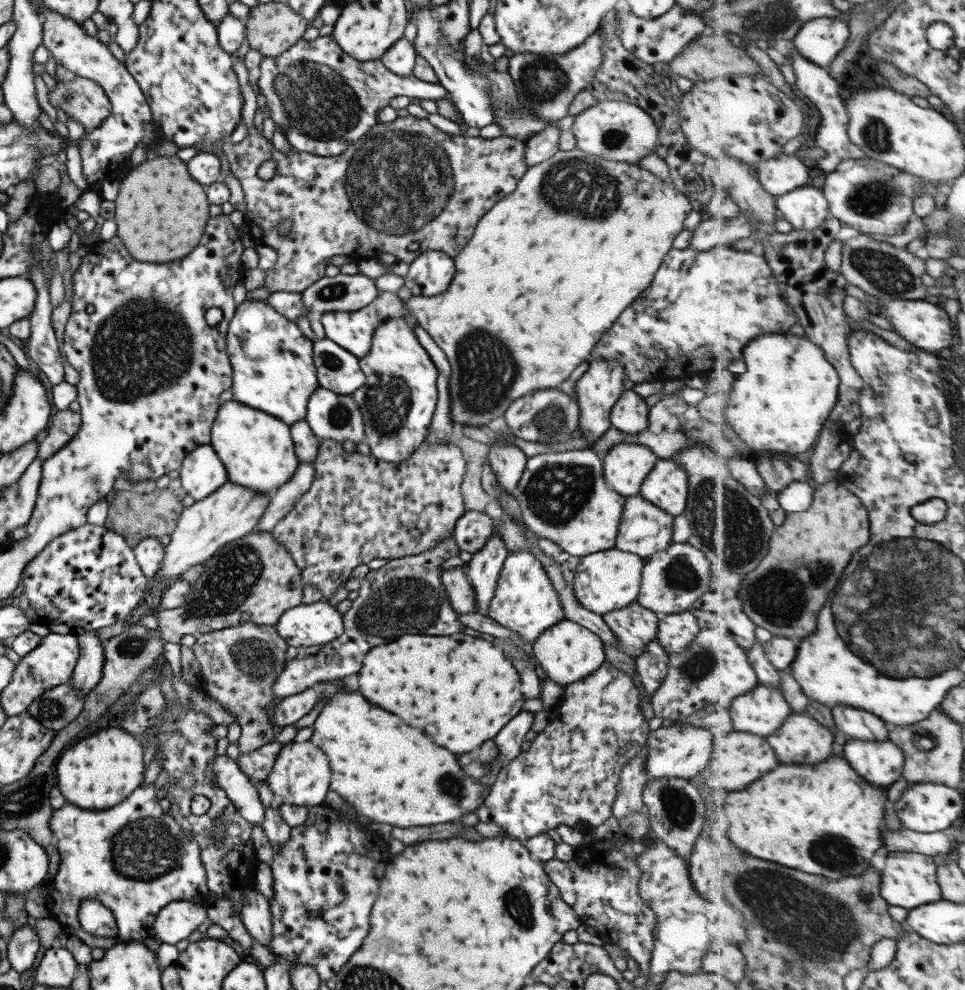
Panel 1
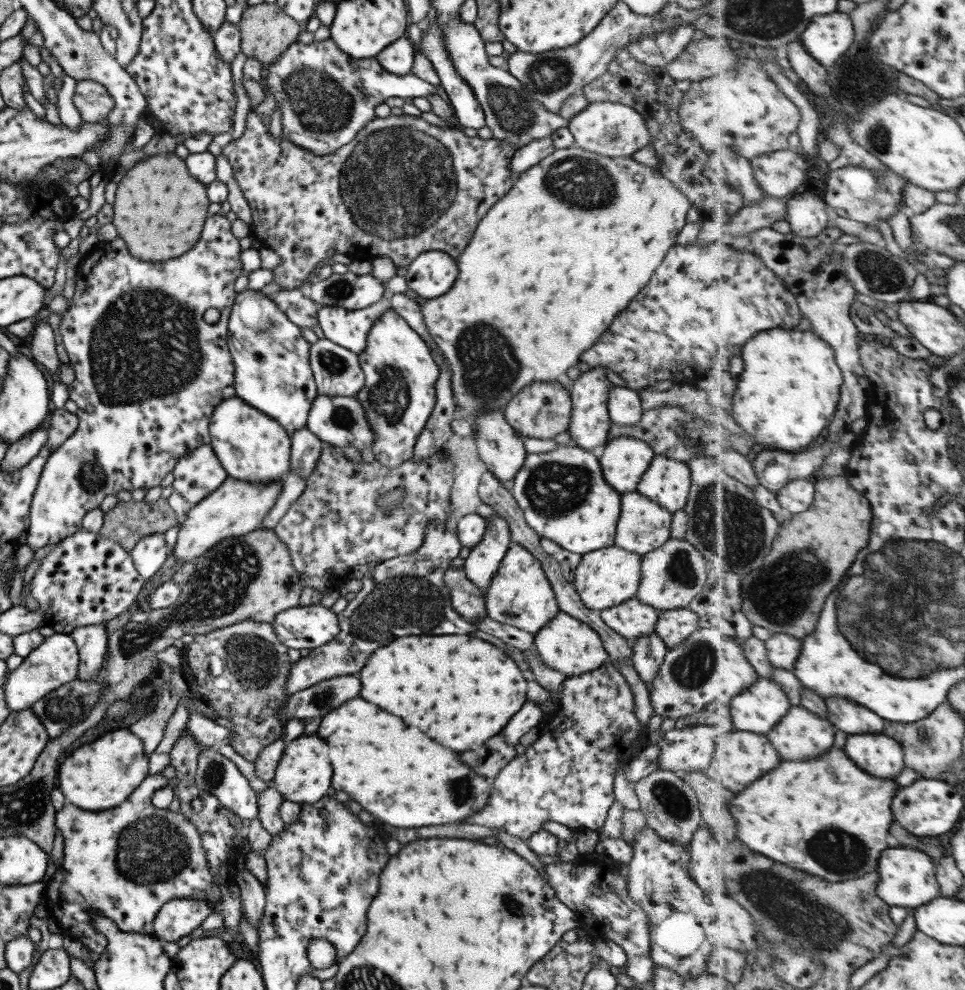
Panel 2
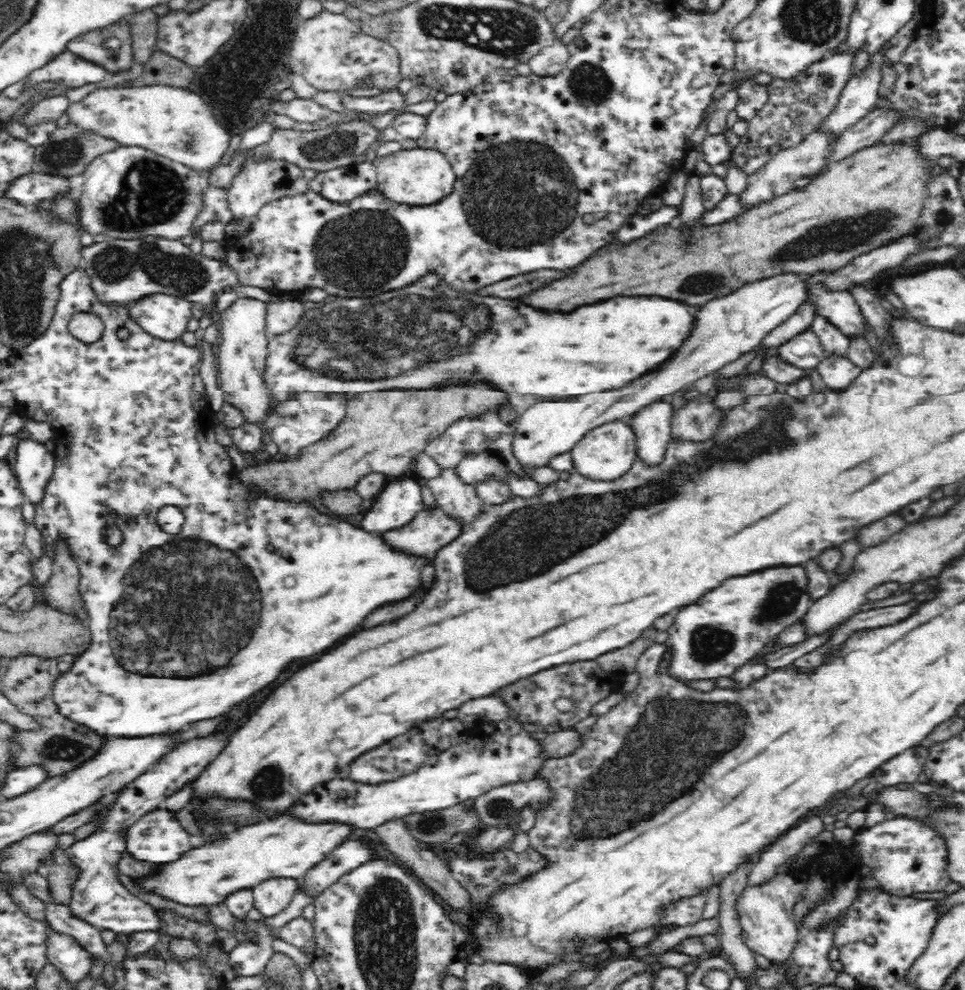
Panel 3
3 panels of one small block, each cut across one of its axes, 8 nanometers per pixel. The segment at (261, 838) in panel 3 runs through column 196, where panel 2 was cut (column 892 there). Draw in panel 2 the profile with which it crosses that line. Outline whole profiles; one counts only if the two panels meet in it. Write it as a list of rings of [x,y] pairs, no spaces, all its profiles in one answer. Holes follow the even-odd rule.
[[[887,848],[881,856],[881,868],[878,868],[881,880],[878,884],[878,895],[890,906],[902,906],[905,909],[917,908],[929,904],[941,896],[937,878],[937,862],[932,856],[911,850],[911,848]]]

